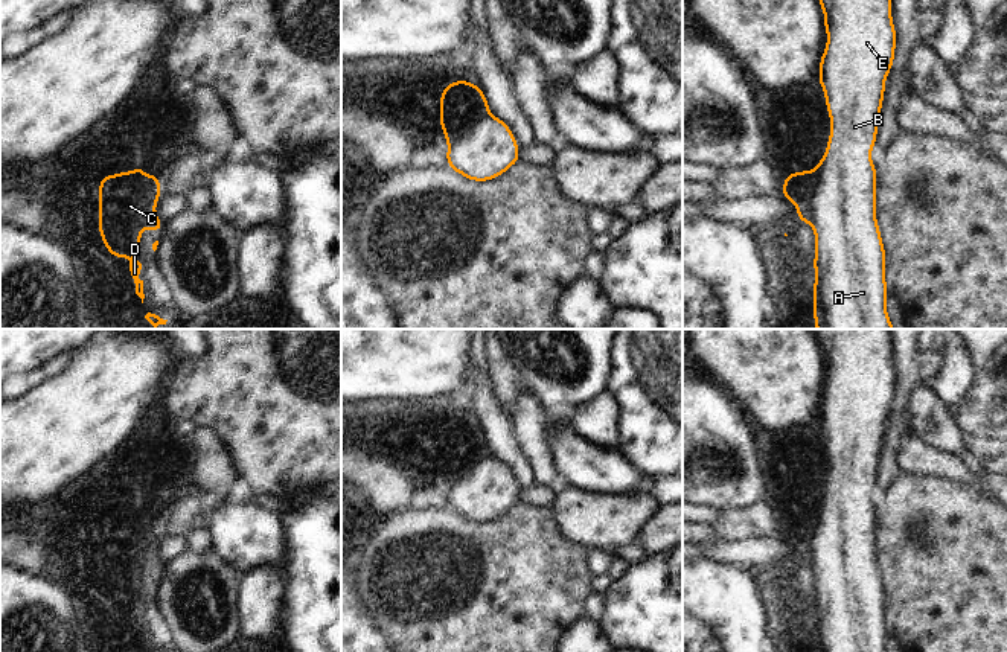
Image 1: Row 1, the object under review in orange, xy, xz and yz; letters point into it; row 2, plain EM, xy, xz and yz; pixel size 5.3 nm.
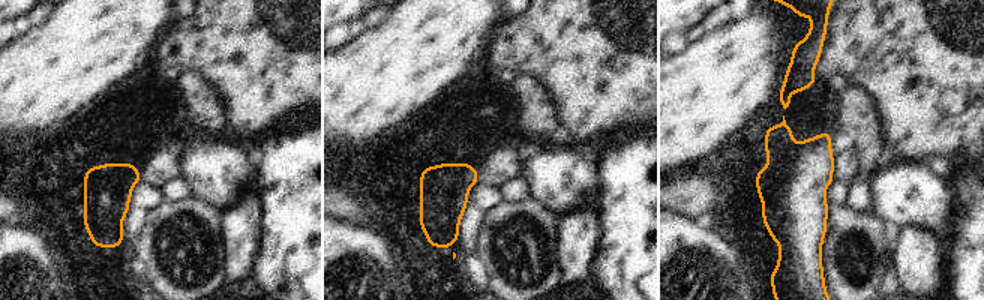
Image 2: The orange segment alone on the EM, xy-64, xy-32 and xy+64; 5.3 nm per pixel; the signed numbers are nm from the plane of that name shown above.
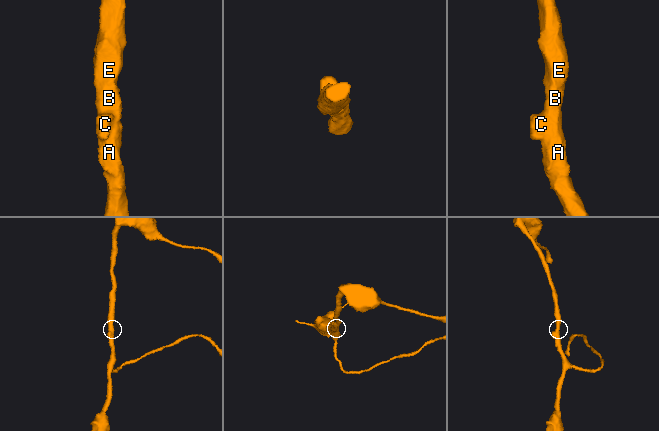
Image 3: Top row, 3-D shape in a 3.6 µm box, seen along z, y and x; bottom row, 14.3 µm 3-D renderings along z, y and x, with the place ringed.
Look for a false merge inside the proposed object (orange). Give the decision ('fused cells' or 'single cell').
single cell

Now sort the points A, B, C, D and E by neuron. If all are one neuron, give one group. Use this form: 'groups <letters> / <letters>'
groups A B C D E

